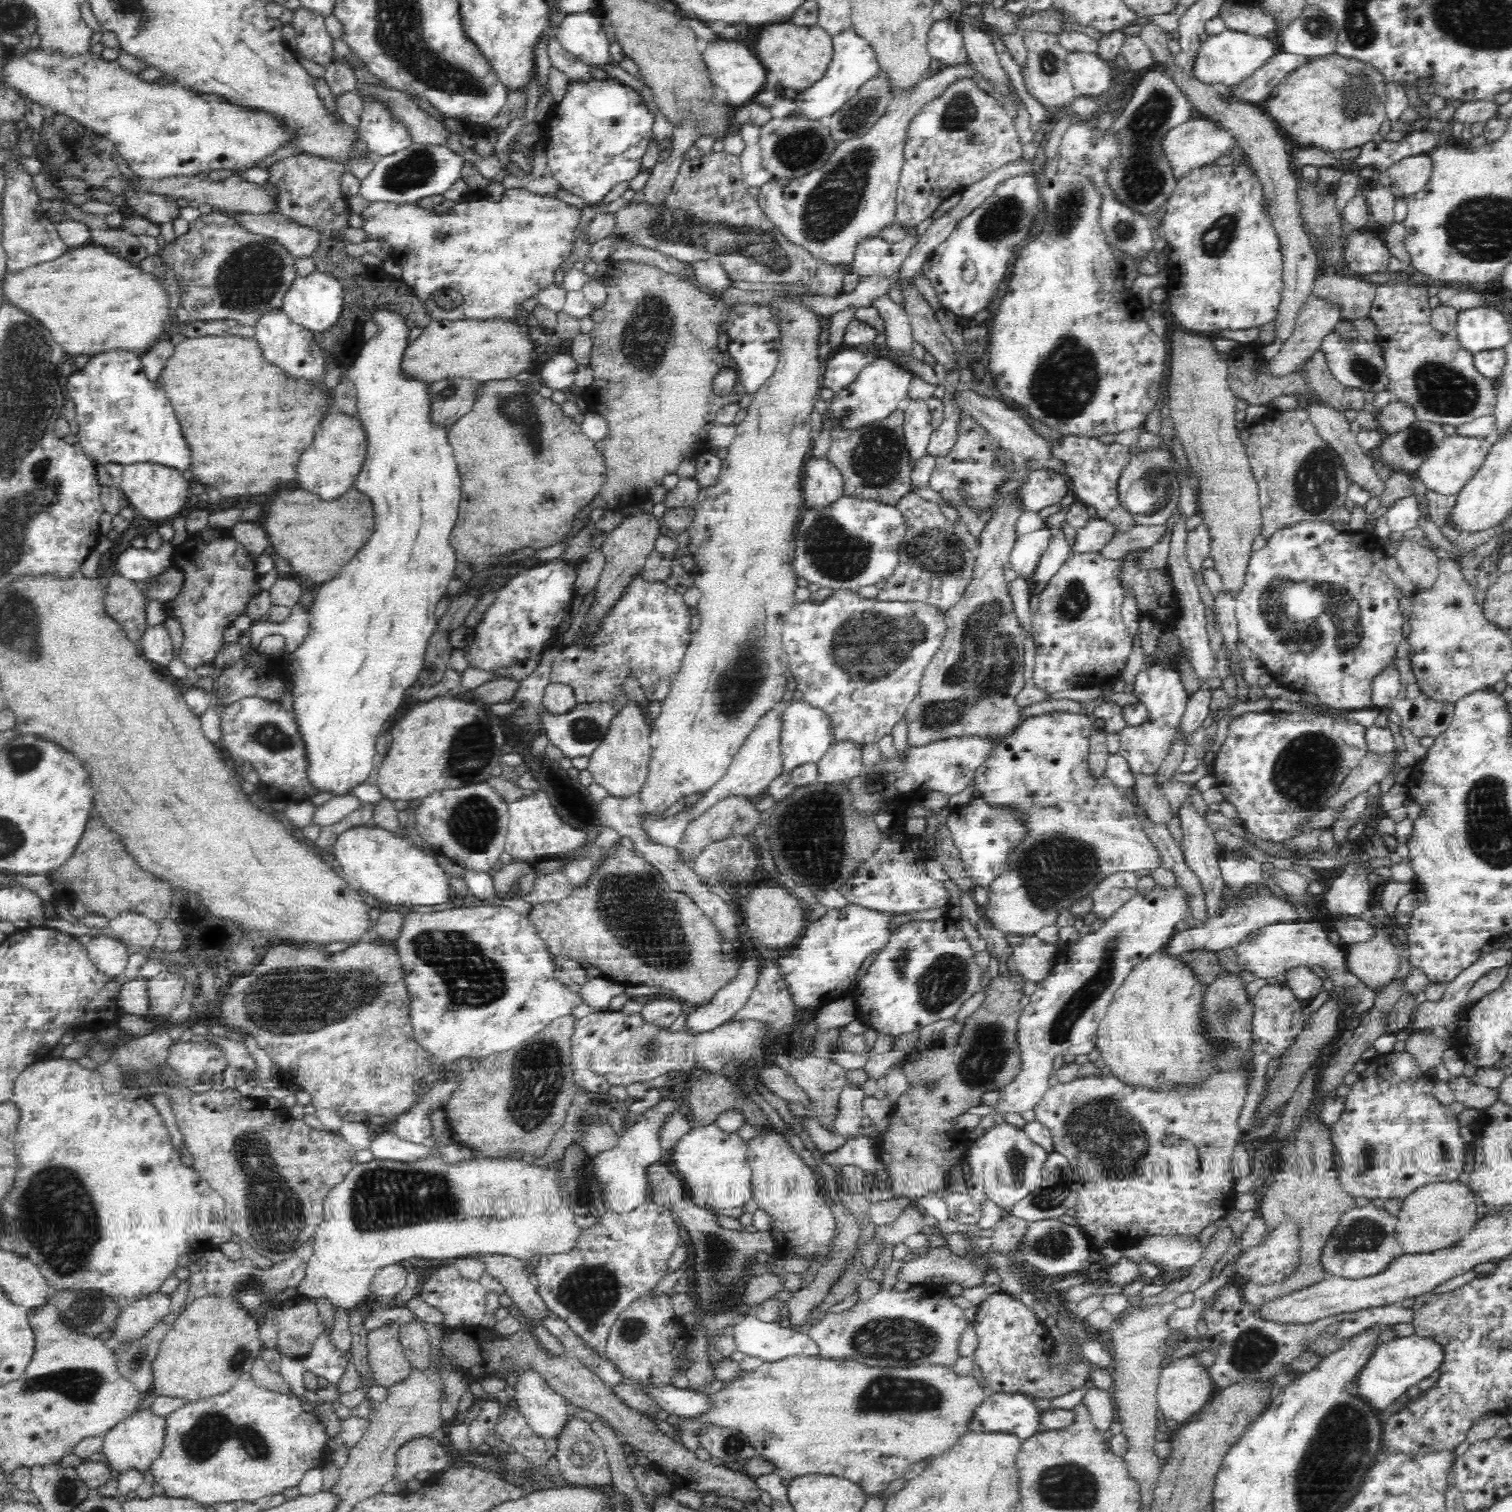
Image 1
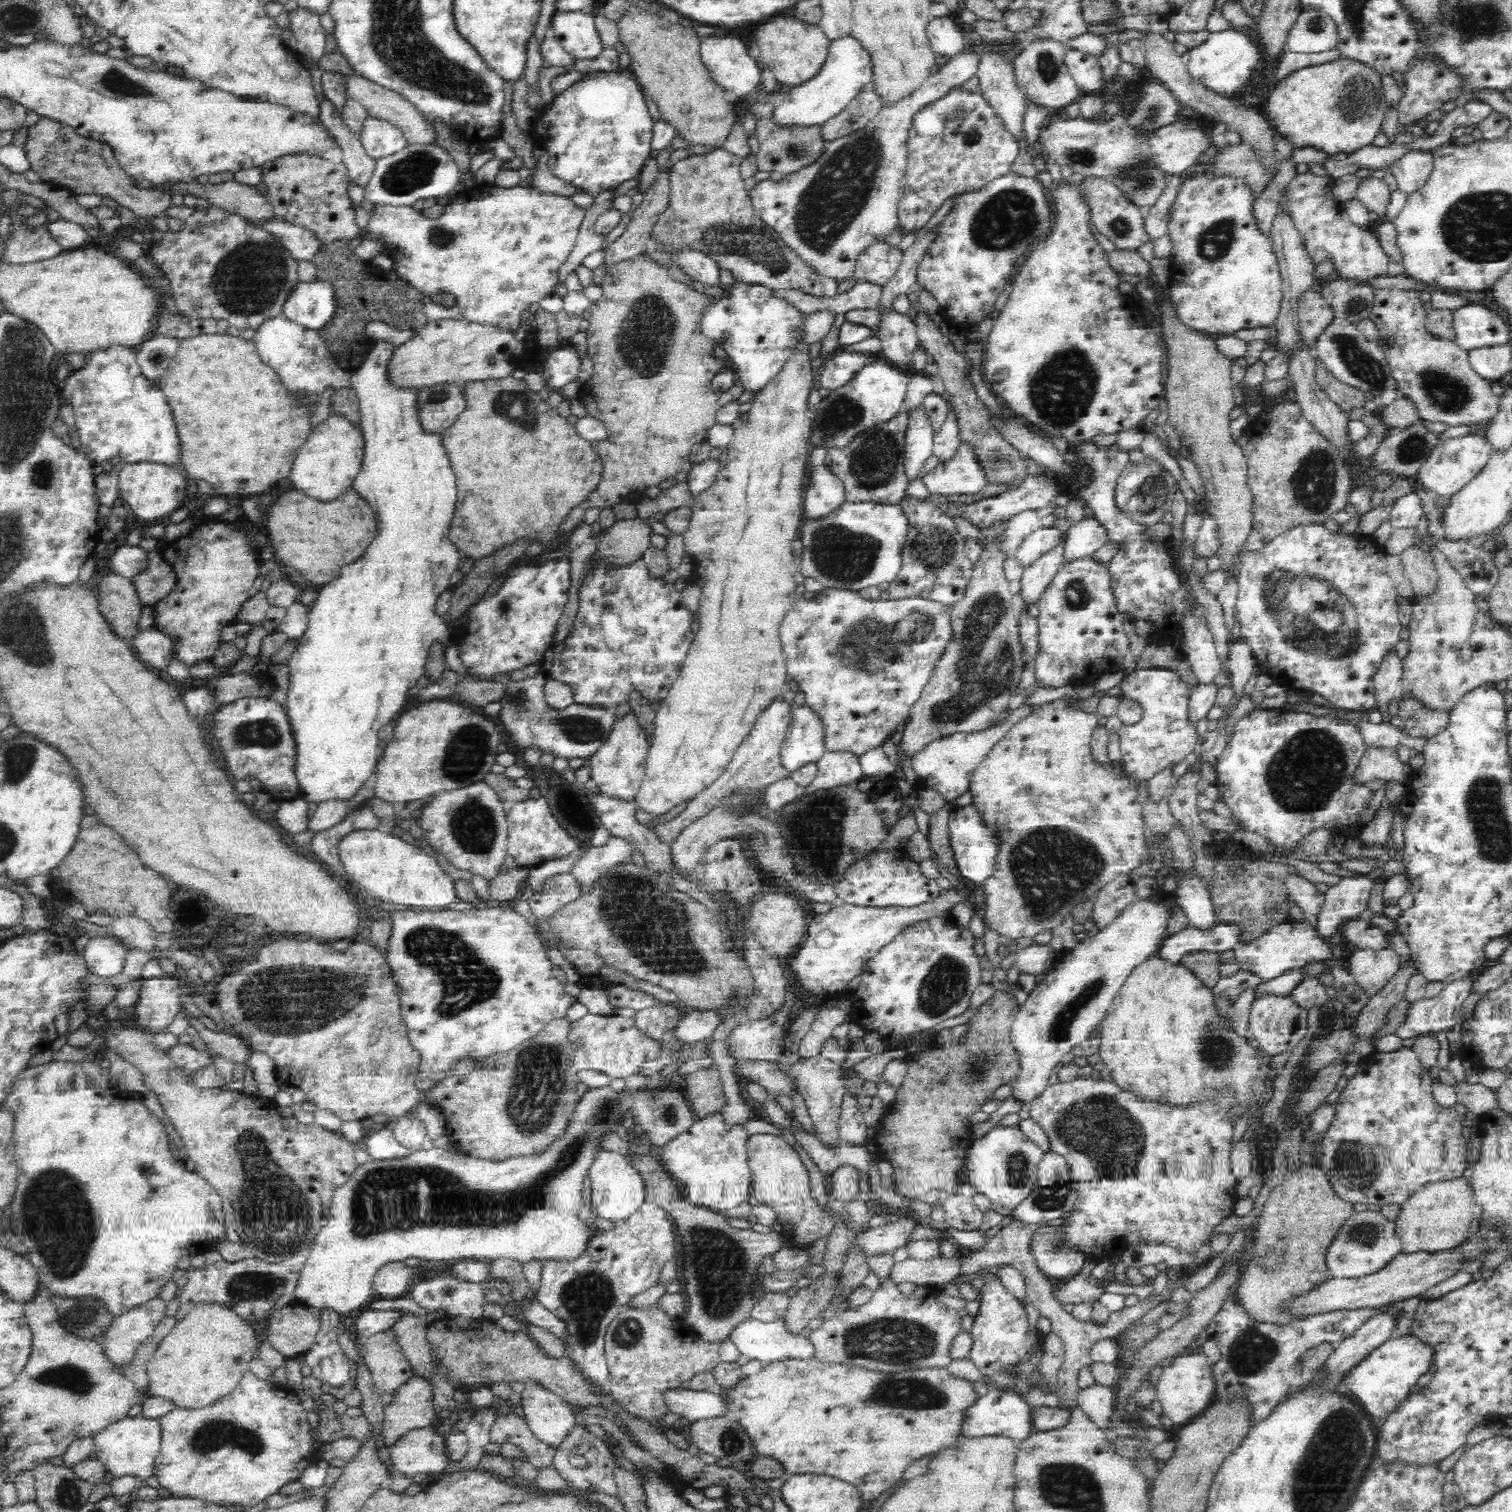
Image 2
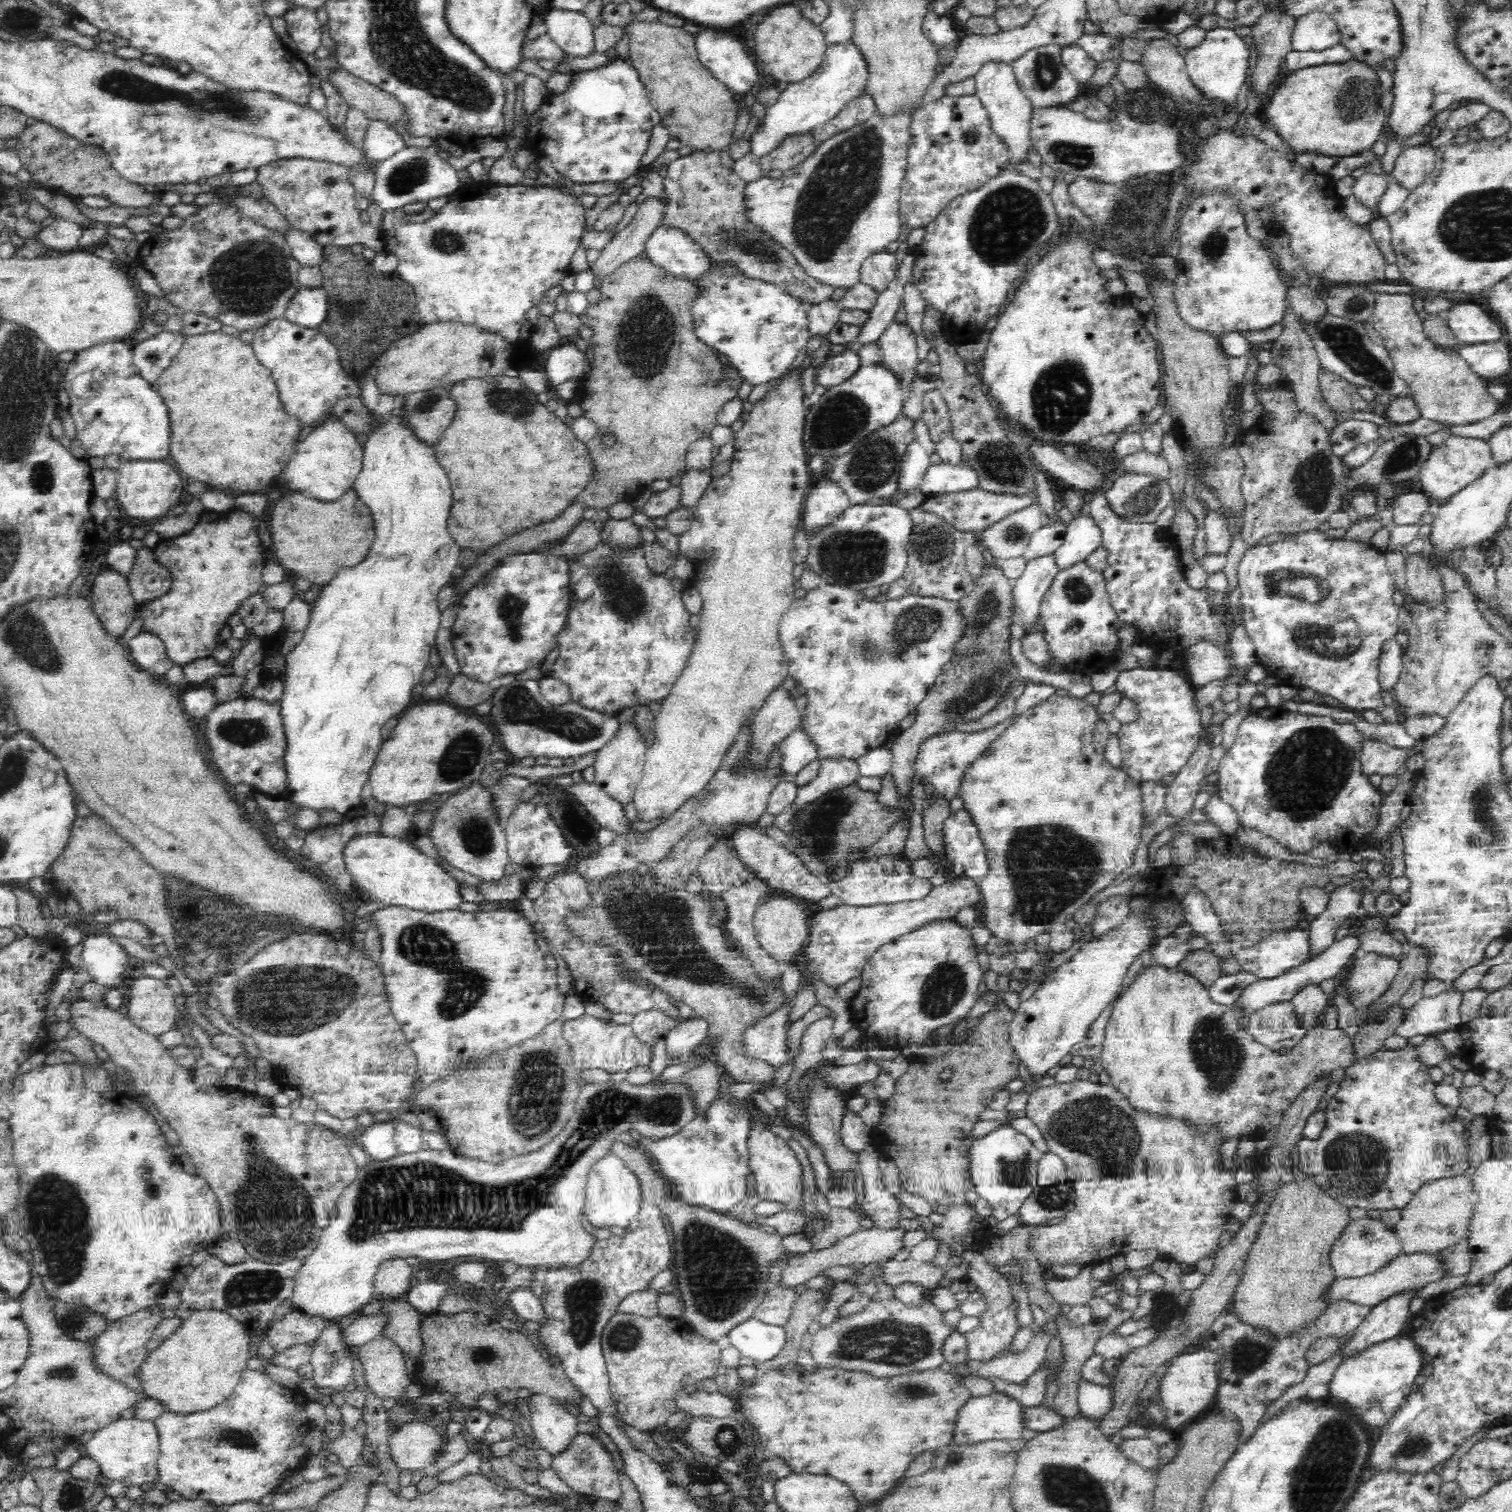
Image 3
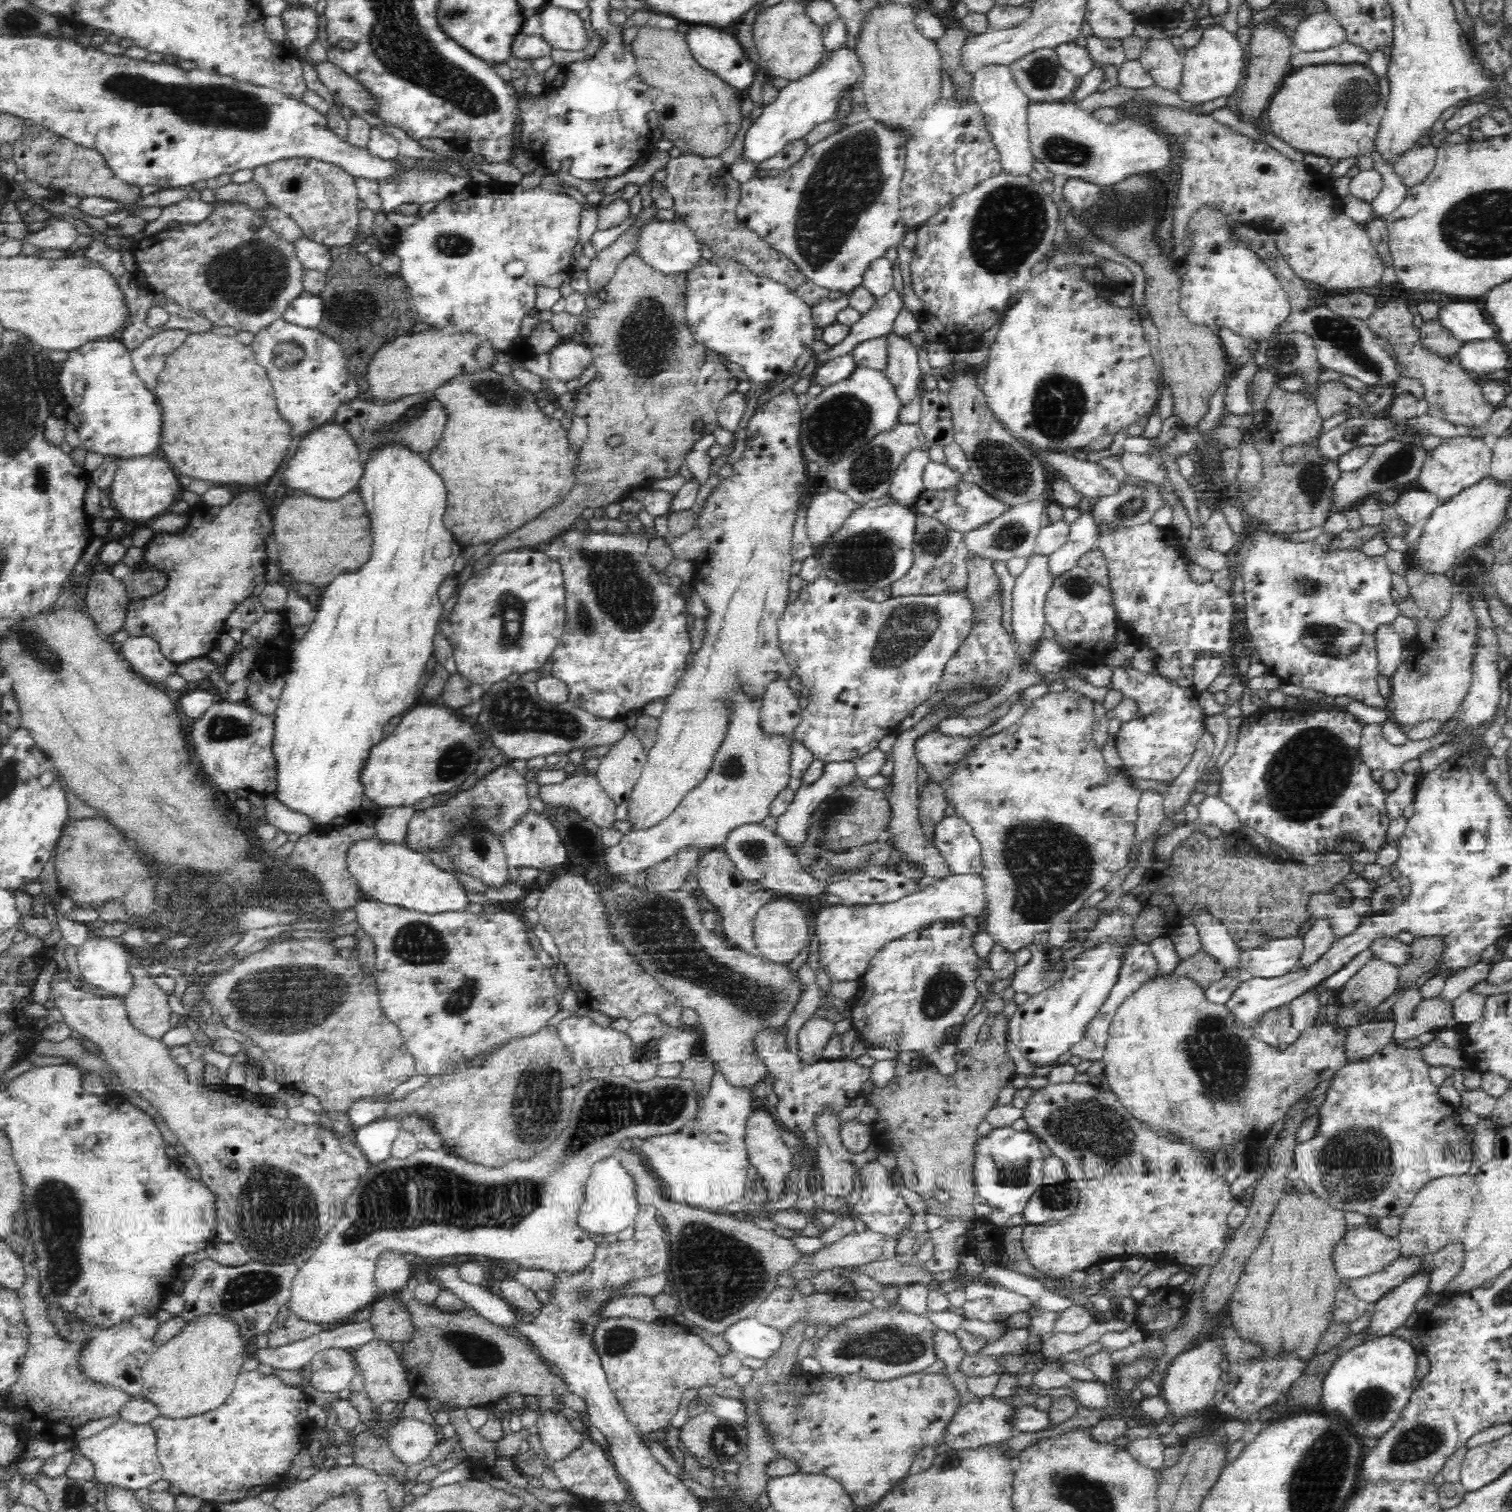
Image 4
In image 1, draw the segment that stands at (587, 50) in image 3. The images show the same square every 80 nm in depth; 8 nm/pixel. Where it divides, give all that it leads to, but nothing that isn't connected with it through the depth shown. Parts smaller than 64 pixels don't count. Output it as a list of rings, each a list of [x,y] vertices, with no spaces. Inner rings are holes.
[[[590,11],[564,16],[564,20],[555,31],[555,37],[562,46],[584,64],[593,68],[604,68],[614,64],[610,56],[608,35],[602,29],[600,18],[593,16]]]

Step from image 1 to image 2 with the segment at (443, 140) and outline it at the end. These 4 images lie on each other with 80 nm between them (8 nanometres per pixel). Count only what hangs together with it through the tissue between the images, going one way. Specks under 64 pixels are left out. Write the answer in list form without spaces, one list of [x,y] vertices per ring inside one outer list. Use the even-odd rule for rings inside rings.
[[[356,74],[348,76],[348,96],[354,100],[362,103],[367,114],[372,117],[380,117],[390,121],[390,123],[398,126],[404,133],[404,137],[409,144],[434,144],[436,142],[436,128],[434,122],[426,119],[425,115],[420,113],[414,104],[412,104],[406,97],[403,97],[392,90],[388,90],[371,82],[371,80],[360,77]]]

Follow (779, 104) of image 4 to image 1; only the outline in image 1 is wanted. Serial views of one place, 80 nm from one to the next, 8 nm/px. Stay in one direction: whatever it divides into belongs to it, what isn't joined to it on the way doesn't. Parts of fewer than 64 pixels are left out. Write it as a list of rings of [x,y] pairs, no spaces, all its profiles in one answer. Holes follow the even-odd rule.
[[[853,26],[835,34],[832,38],[832,46],[834,47],[832,62],[828,64],[828,70],[826,70],[824,78],[820,82],[816,82],[812,89],[802,91],[798,99],[794,99],[796,108],[789,114],[808,115],[813,119],[821,119],[824,116],[832,115],[841,106],[844,106],[845,102],[856,96],[858,90],[867,80],[874,78],[879,73],[880,63],[878,63],[874,47]]]

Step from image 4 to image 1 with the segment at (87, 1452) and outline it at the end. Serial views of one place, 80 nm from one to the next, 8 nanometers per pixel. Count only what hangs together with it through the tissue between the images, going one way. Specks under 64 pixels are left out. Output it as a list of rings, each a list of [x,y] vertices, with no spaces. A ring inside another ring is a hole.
[[[150,1407],[146,1410],[134,1411],[124,1422],[114,1426],[104,1434],[104,1462],[120,1473],[127,1468],[136,1468],[149,1474],[153,1460],[160,1454],[164,1446],[166,1434],[166,1417],[158,1416]]]

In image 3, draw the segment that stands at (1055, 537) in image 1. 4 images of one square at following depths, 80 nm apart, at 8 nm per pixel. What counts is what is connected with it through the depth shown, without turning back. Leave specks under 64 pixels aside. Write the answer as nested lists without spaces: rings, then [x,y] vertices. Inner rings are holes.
[[[1050,553],[1025,564],[1024,573],[1012,588],[1016,625],[1024,629],[1038,625],[1042,597],[1061,570],[1055,560],[1056,553]]]

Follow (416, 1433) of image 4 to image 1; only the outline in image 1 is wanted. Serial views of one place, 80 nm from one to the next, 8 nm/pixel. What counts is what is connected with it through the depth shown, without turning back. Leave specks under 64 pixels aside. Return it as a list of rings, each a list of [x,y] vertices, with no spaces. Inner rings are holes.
[[[420,1438],[404,1444],[396,1452],[396,1478],[407,1482],[421,1470],[436,1475],[450,1463],[451,1458],[437,1442]]]

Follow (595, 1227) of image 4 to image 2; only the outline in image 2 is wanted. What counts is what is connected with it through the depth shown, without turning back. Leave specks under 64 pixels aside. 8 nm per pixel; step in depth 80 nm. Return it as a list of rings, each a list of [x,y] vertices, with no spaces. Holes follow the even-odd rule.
[[[637,1129],[636,1134],[629,1134],[627,1138],[627,1152],[601,1151],[596,1154],[589,1168],[591,1200],[588,1204],[596,1210],[597,1216],[604,1219],[625,1219],[634,1214],[645,1202],[645,1182],[638,1169],[634,1166],[634,1158],[642,1156],[656,1156],[654,1153],[654,1143],[650,1141],[648,1132]]]

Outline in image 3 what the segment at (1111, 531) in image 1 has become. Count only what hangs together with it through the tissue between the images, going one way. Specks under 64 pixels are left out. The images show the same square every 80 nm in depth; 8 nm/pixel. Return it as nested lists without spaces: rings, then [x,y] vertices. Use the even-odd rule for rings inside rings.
[[[1080,514],[1070,521],[1063,543],[1055,550],[1061,570],[1076,561],[1084,561],[1096,548],[1102,547],[1102,531],[1091,515]]]

